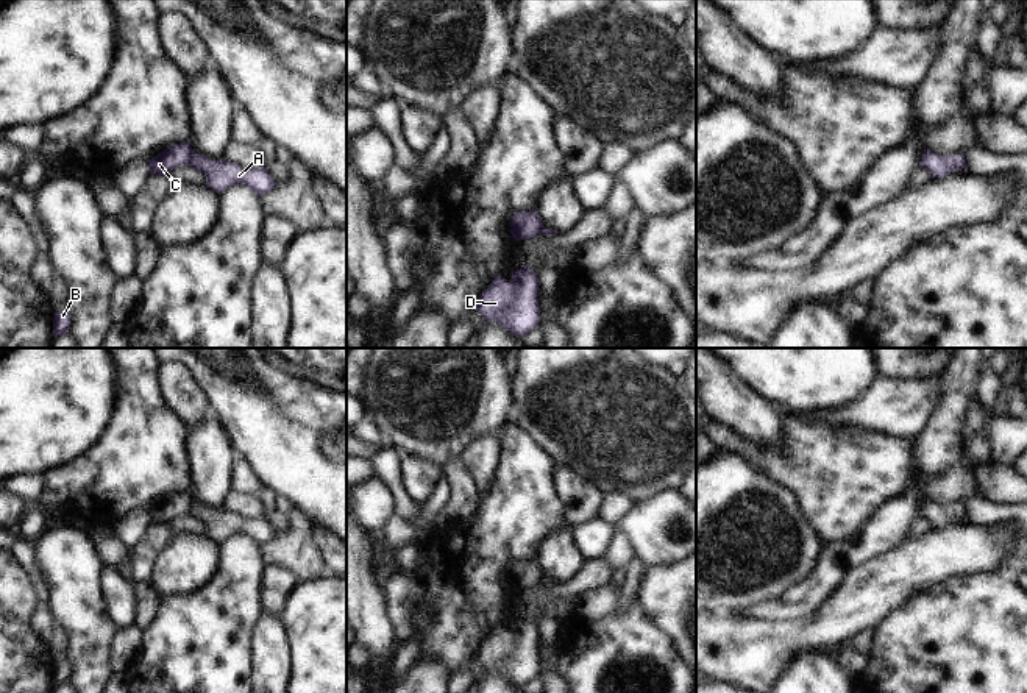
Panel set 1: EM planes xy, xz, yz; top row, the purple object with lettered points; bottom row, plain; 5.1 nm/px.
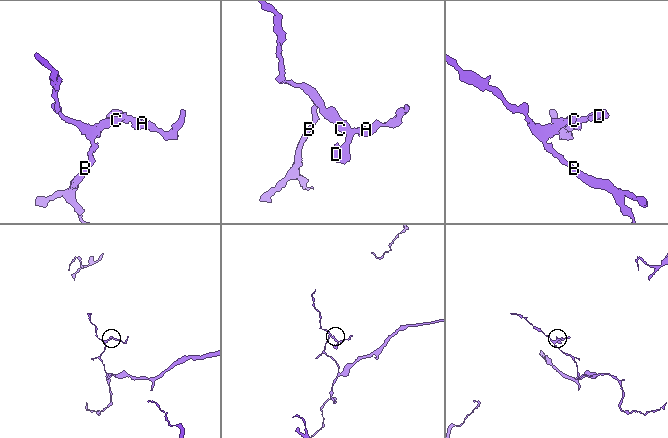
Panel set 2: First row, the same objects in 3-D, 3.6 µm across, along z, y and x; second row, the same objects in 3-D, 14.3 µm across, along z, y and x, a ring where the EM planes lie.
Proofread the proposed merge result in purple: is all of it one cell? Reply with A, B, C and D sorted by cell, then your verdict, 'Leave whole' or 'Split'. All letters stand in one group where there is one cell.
Groups: A D / B C. Split.

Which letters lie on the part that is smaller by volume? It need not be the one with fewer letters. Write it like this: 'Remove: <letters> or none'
Remove: A, D

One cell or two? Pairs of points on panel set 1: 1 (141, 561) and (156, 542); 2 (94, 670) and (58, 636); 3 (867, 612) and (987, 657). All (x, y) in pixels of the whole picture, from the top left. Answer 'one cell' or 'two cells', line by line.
1: one cell
2: two cells
3: two cells

